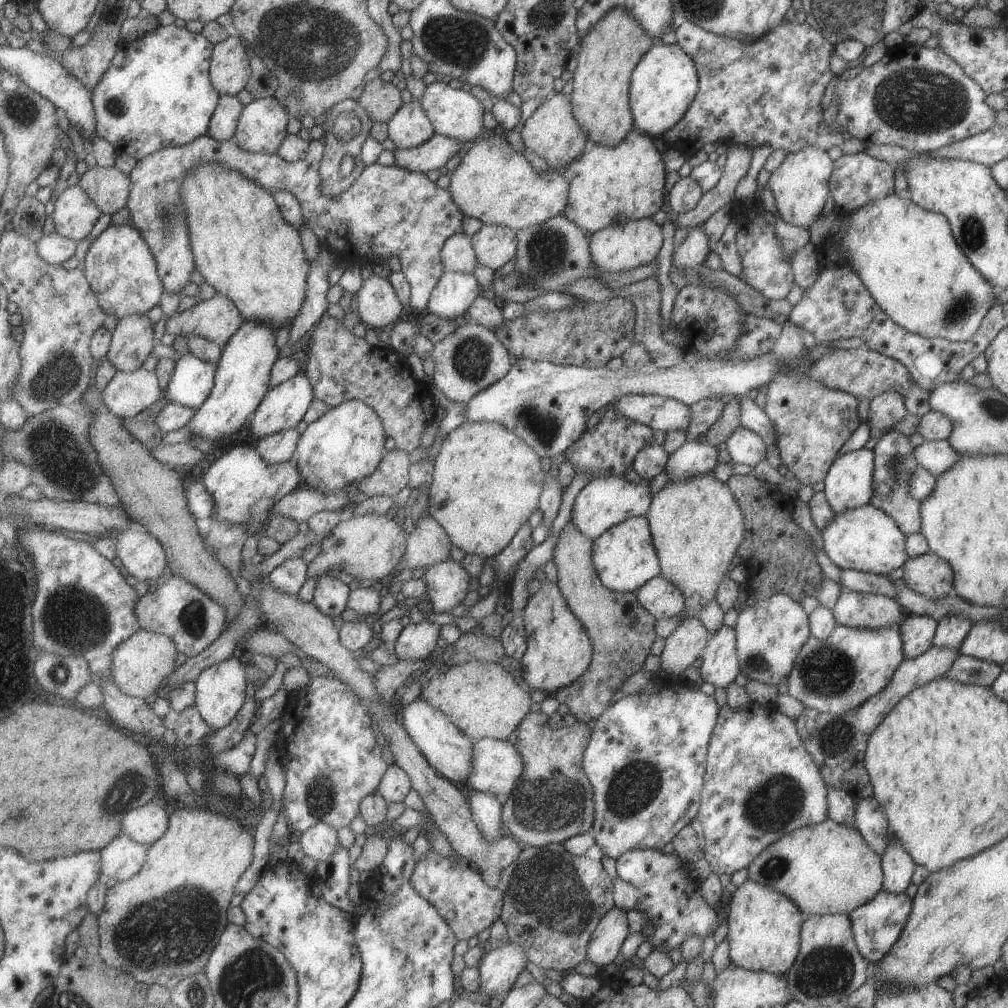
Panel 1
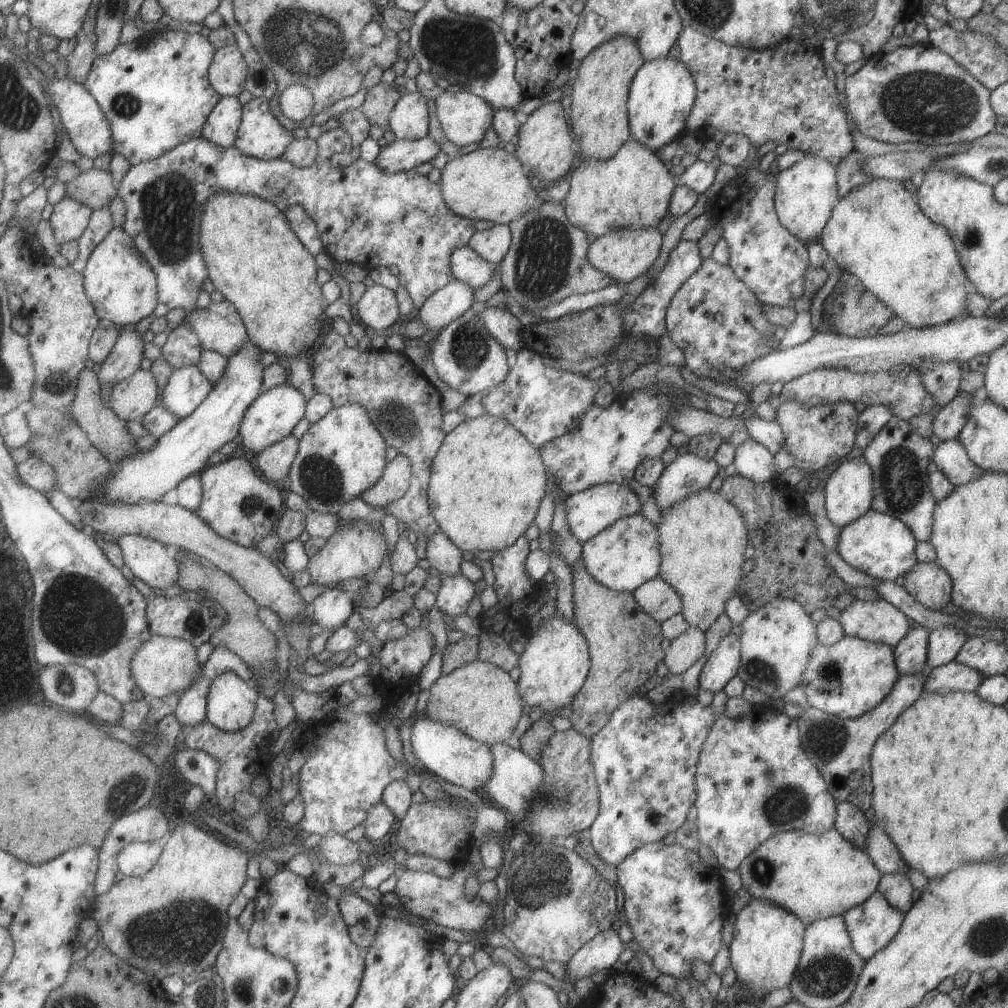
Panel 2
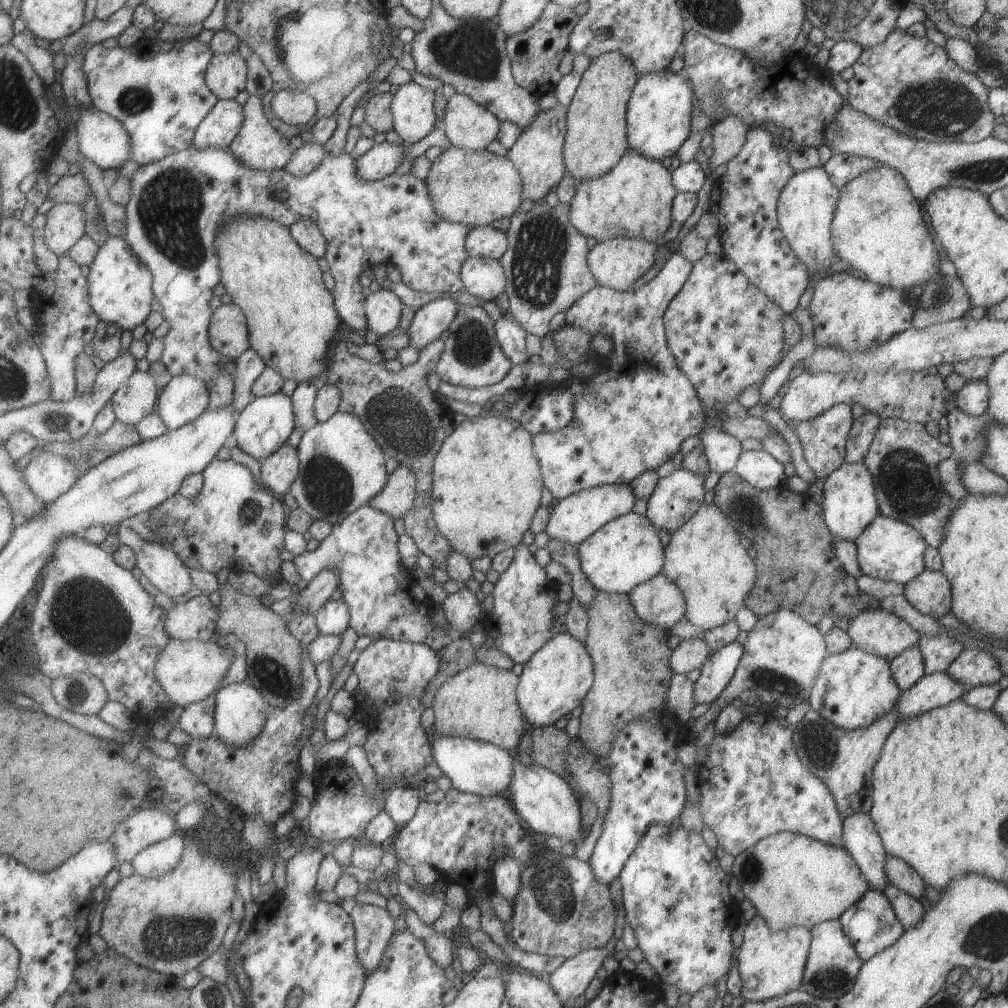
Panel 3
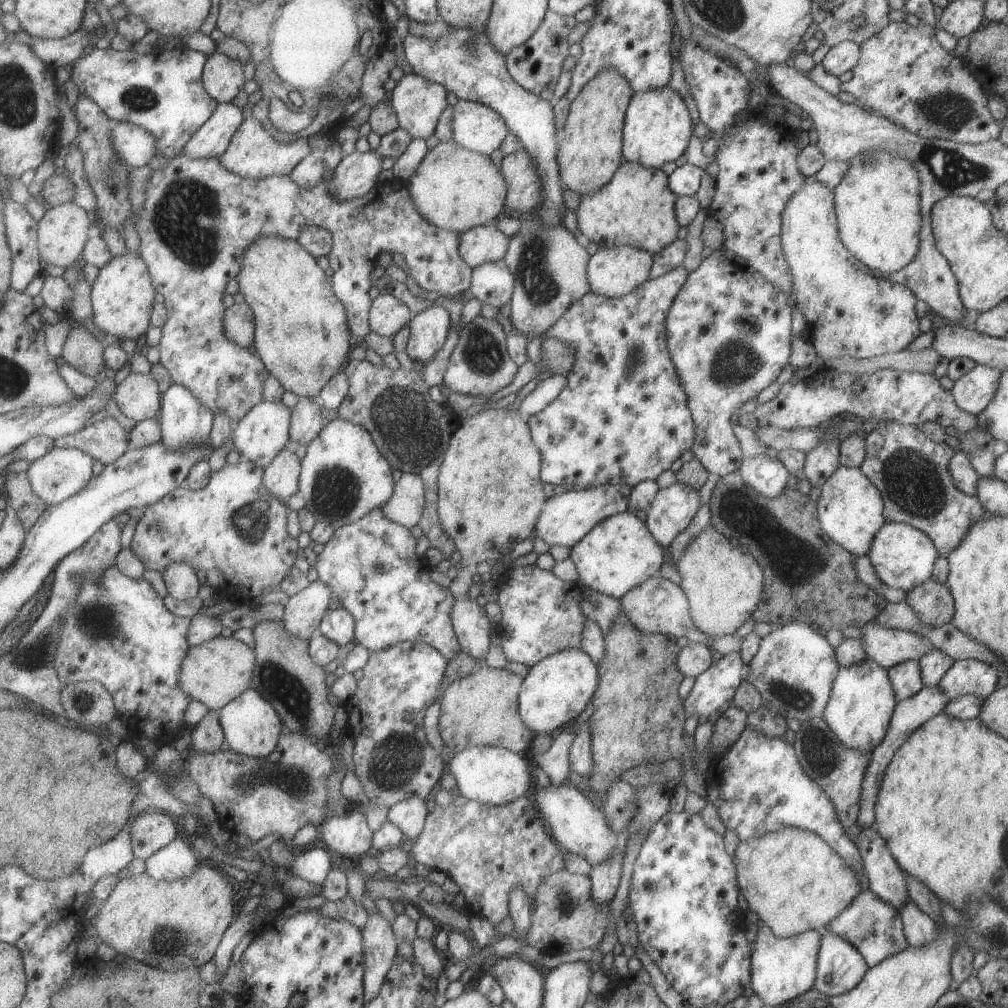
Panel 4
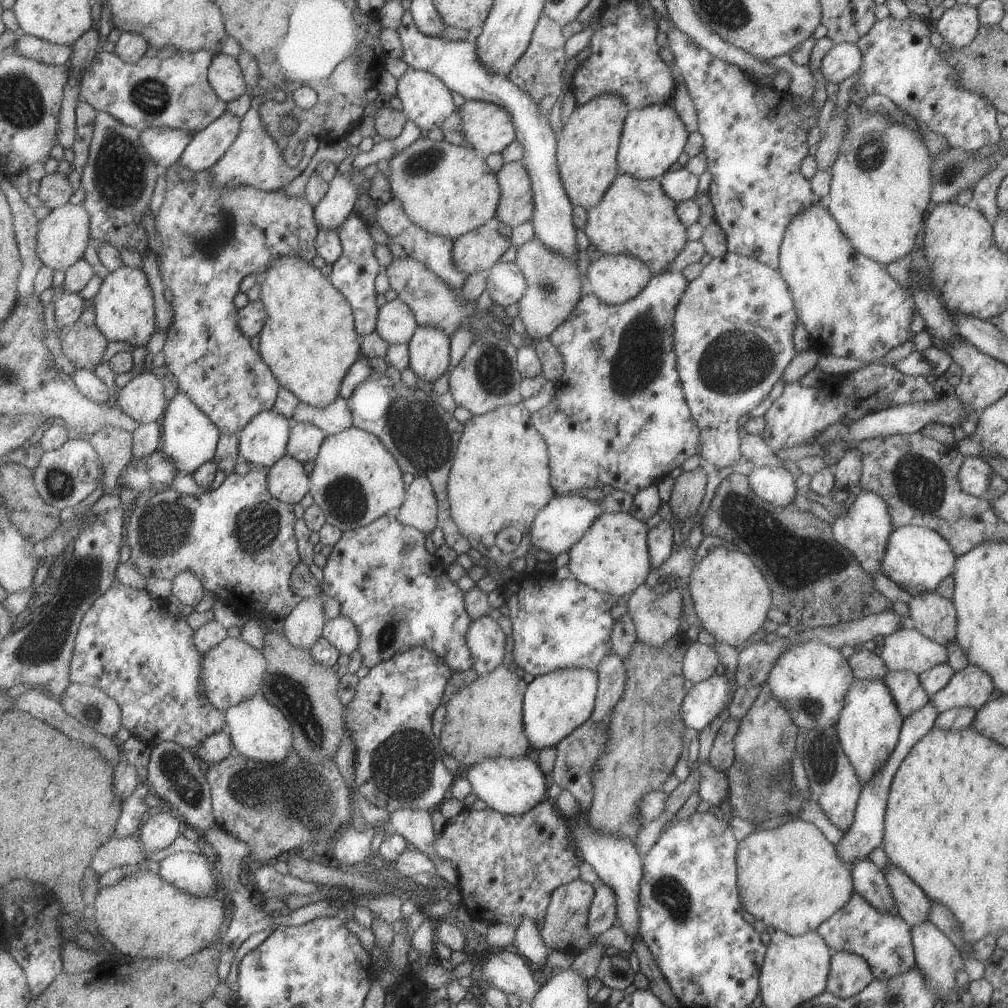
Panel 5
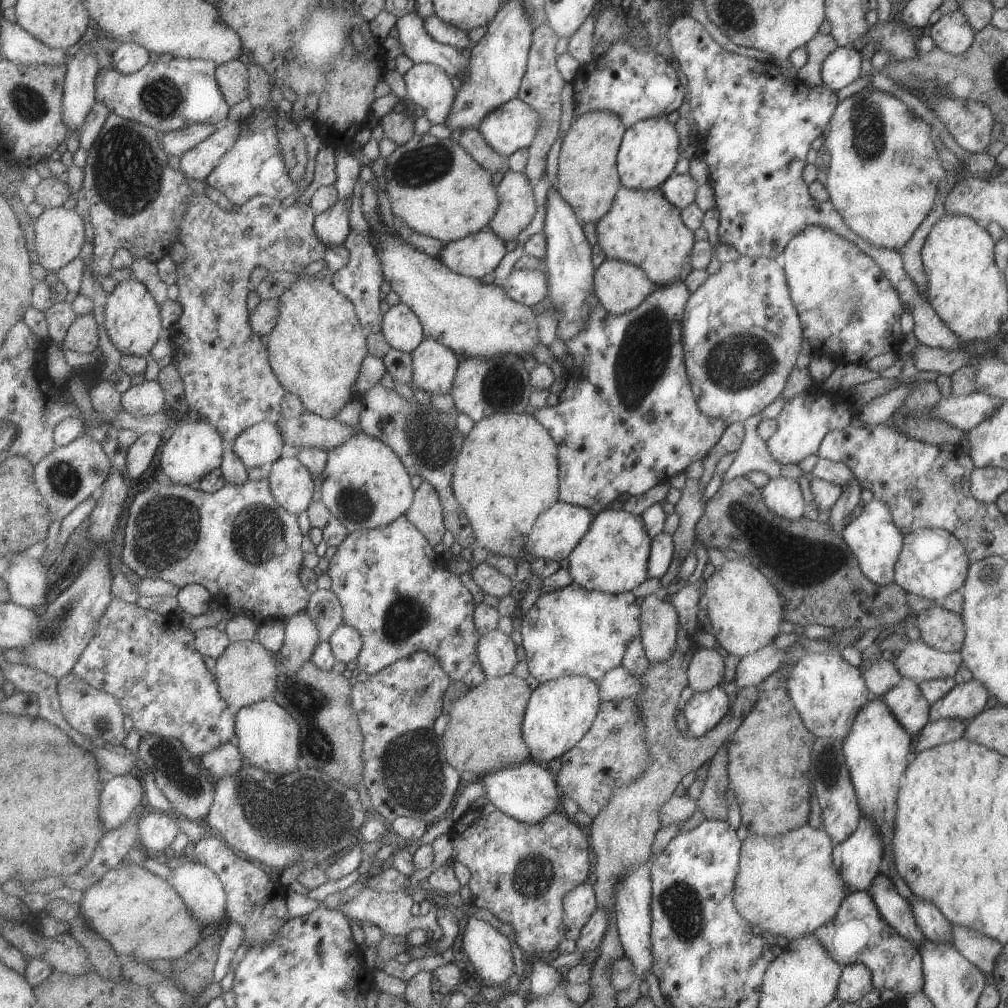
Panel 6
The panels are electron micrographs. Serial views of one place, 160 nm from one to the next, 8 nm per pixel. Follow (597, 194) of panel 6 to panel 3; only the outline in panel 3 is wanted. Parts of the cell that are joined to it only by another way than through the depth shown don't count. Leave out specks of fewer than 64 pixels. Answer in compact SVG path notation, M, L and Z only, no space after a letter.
M617 51L601 53L590 59L589 66L579 75L578 87L566 108L566 131L562 146L564 167L575 180L584 181L597 178L609 172L628 149L626 137L626 104L630 99L633 85L637 82L636 72L629 59Z

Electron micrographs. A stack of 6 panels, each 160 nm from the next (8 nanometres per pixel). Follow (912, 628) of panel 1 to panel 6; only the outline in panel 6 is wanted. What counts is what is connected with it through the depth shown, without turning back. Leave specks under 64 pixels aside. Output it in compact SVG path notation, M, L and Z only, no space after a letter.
M902 677L899 684L890 688L880 699L912 737L930 721L930 704L913 679Z

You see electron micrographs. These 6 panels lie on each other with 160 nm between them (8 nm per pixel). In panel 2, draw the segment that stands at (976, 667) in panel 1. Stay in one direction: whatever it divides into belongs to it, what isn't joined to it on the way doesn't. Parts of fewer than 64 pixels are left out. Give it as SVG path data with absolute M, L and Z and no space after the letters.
M953 660L938 667L930 667L923 688L928 693L940 695L951 691L974 693L982 680L983 677L977 671Z

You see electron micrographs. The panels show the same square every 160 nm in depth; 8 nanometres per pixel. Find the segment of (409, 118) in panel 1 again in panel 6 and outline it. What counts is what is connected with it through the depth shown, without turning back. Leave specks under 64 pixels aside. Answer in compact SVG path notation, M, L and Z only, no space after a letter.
M417 63L405 78L411 102L423 109L430 124L445 123L456 96L450 76L437 65Z

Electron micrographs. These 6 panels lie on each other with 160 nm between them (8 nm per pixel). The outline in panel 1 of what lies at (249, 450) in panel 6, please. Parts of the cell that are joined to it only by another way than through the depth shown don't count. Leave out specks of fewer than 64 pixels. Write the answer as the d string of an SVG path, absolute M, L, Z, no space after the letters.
M297 374L269 390L250 420L250 429L257 439L263 439L284 430L297 428L315 398L308 375Z

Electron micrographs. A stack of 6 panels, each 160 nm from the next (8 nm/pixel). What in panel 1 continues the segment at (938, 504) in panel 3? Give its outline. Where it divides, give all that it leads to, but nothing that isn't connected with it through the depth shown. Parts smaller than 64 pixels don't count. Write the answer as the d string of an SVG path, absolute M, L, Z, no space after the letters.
M889 429L884 435L877 438L872 448L874 454L872 470L872 495L870 504L889 515L904 535L912 535L920 532L920 502L911 496L909 482L918 465L914 454L914 446L908 436L898 430Z

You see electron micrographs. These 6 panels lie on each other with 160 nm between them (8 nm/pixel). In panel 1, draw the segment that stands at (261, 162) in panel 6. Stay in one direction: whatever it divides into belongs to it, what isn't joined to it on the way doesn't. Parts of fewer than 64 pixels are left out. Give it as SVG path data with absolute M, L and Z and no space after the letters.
M277 97L255 99L244 108L234 138L241 145L242 149L251 151L252 153L277 155L284 140L290 135L287 132L289 120L291 120L291 116L287 108L279 102Z

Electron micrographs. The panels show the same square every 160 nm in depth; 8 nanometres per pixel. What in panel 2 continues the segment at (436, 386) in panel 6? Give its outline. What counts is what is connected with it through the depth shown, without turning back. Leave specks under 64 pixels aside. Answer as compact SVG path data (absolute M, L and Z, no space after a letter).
M454 278L424 300L417 318L427 329L438 332L468 310L473 304L473 291L468 284Z

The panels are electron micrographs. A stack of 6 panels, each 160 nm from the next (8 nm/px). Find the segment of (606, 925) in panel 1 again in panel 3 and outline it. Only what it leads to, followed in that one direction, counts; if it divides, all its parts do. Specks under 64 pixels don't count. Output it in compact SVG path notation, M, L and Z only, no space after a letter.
M611 945L605 948L582 950L575 956L565 959L552 973L549 973L546 979L559 1002L563 1004L569 998L577 998L583 994L601 966L603 958L614 953Z

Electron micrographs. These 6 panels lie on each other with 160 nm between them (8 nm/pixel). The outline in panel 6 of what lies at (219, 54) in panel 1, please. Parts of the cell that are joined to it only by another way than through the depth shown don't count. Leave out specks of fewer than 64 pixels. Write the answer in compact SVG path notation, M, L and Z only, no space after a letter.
M238 59L218 66L216 77L230 106L238 105L250 95L249 66Z

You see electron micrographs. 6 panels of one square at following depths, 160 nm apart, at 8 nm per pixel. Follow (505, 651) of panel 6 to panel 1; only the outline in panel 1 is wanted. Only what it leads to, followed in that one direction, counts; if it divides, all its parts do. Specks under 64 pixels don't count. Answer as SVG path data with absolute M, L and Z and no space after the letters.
M451 559L427 567L425 574L421 579L423 579L427 584L425 597L430 601L432 610L435 613L447 613L447 610L451 610L453 606L457 606L459 602L463 602L465 592L471 590L469 586L467 586L469 575L470 574L467 574L466 570L463 570L463 567L460 564L456 564Z

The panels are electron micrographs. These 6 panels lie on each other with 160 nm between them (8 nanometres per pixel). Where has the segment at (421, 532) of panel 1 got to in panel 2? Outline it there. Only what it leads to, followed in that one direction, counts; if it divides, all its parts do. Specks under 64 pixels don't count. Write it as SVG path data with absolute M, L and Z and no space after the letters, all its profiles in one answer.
M440 530L427 537L425 546L425 558L430 566L438 570L440 575L459 575L459 564L465 557Z

